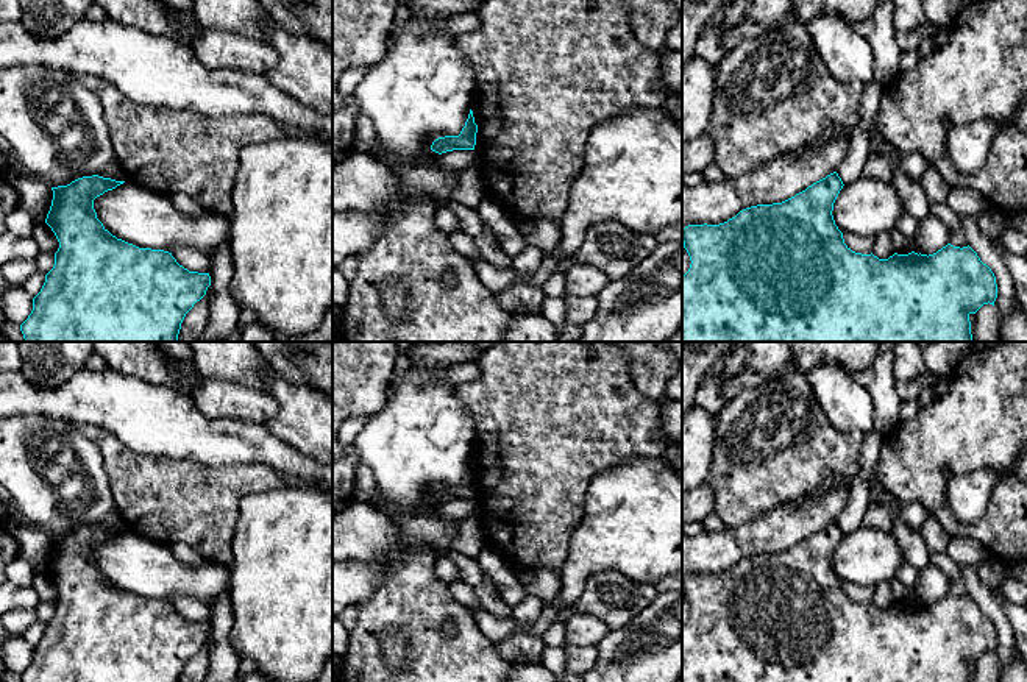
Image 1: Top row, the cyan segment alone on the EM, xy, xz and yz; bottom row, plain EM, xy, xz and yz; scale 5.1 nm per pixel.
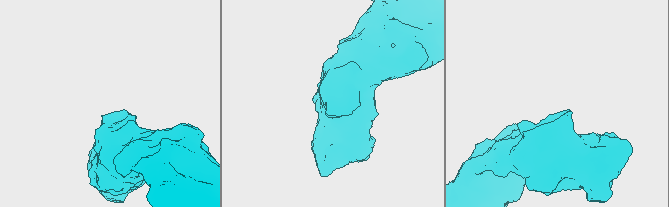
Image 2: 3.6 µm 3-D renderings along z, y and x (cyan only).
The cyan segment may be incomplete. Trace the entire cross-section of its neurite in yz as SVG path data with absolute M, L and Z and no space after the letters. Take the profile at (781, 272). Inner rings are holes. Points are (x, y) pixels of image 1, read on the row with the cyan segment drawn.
M837 172L813 183L794 197L773 204L757 204L740 211L735 217L720 225L688 225L682 229L684 248L690 256L690 268L682 276L682 342L972 342L969 315L983 304L993 304L997 298L996 276L968 247L947 243L933 254L894 253L888 259L852 251L835 225L833 203L843 189Z

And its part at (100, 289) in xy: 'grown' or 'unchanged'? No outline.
unchanged

